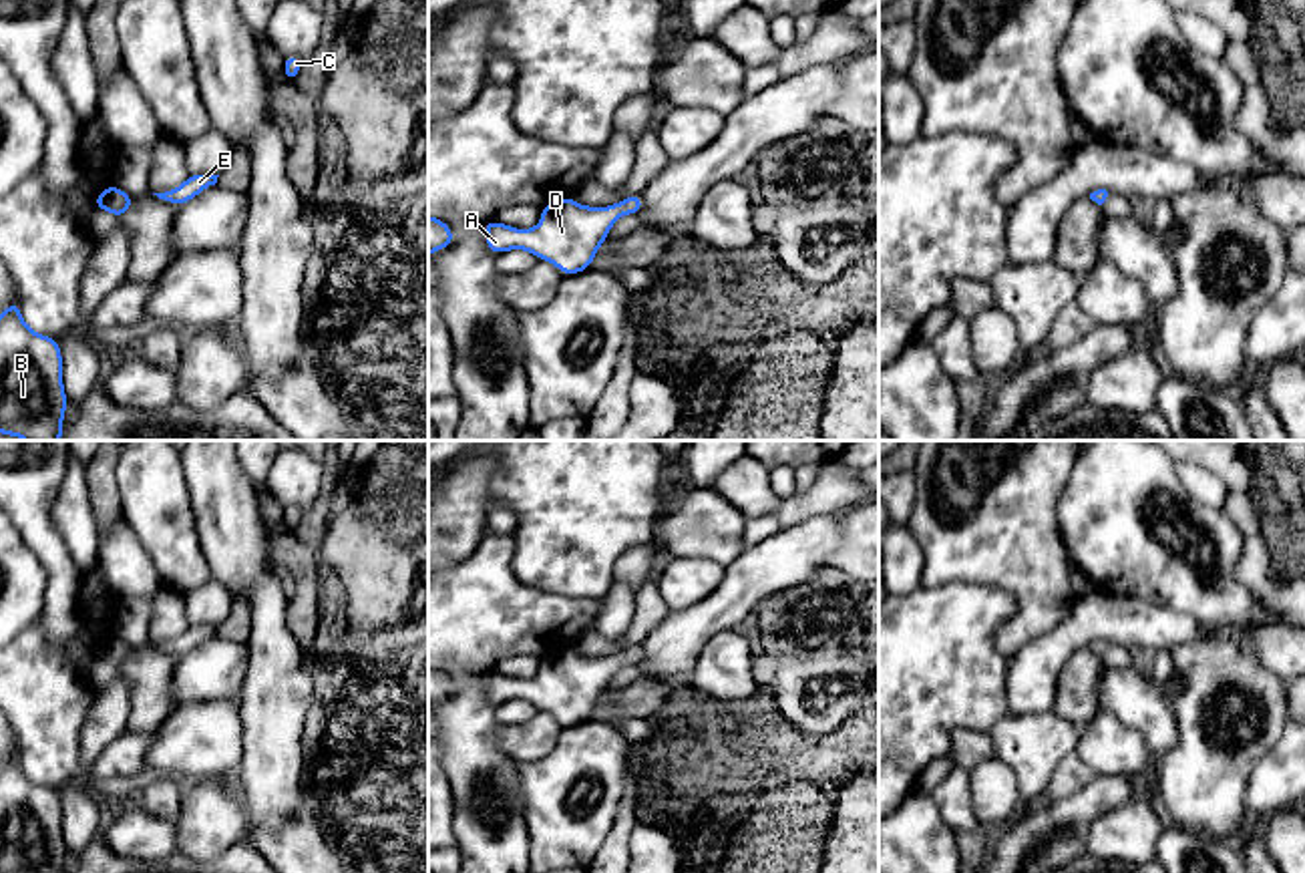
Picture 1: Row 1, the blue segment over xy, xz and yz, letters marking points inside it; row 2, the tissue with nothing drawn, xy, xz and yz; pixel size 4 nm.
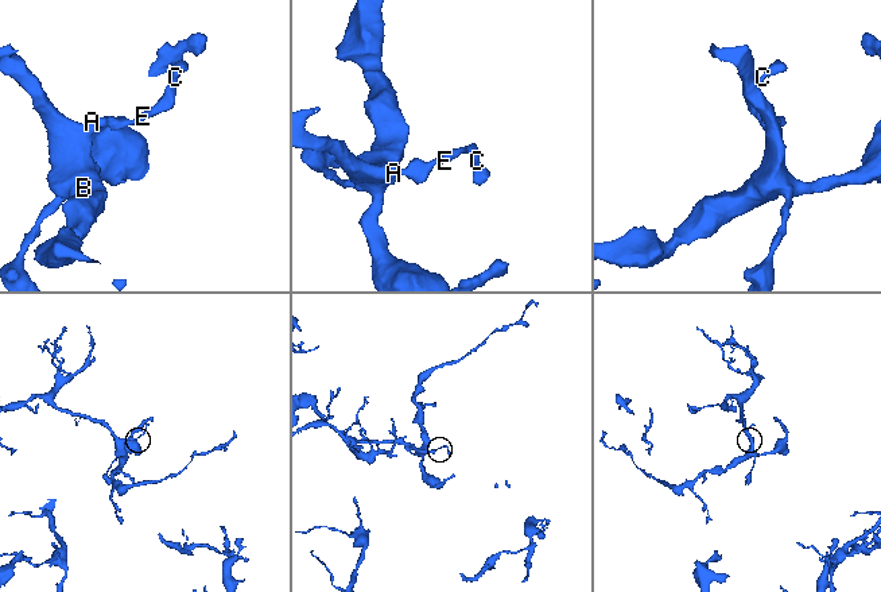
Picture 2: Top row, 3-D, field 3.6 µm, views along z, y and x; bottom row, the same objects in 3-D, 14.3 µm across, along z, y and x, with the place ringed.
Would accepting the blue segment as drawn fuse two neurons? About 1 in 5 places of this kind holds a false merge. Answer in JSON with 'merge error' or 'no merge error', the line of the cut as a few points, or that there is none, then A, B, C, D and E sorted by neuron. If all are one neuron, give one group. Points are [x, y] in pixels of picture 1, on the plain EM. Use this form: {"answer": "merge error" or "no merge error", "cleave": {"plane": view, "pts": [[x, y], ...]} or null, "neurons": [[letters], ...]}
{"answer": "no merge error", "cleave": null, "neurons": [["A", "B", "C", "D", "E"]]}

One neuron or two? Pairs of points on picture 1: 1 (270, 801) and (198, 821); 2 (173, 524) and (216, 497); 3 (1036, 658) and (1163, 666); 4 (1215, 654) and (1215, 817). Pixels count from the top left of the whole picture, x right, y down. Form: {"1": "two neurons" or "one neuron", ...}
{"1": "two neurons", "2": "two neurons", "3": "two neurons", "4": "one neuron"}

